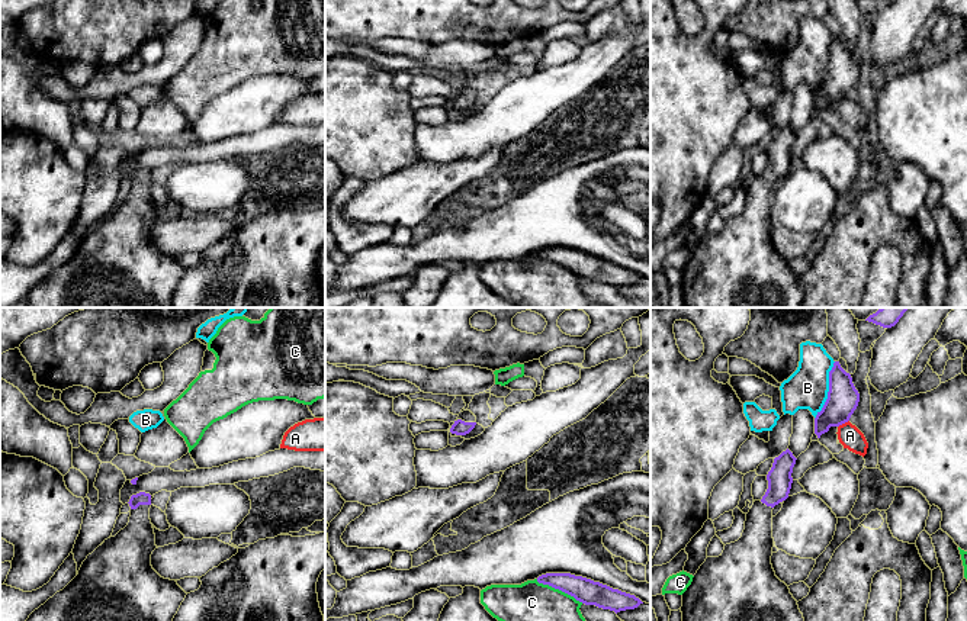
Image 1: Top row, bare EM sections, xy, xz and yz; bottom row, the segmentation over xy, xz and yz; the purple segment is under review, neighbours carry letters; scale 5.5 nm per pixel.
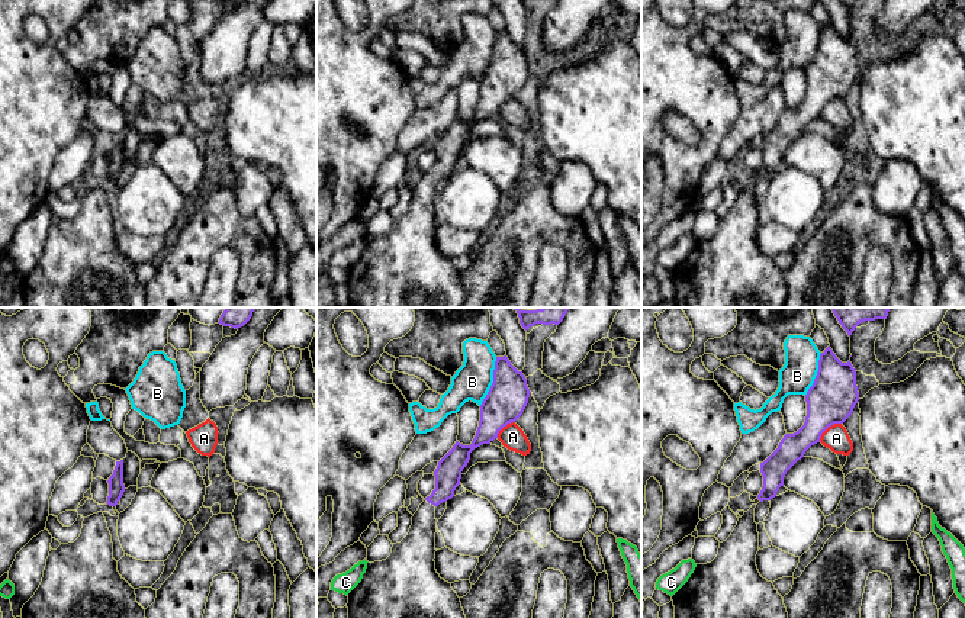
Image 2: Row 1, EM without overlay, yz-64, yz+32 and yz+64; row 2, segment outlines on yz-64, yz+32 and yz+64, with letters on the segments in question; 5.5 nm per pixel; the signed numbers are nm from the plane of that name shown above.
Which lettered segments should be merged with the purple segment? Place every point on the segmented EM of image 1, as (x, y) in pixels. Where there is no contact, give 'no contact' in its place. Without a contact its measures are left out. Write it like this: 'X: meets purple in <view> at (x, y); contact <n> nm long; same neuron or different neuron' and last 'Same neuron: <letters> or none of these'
A: meets purple in yz at (842, 422); contact 80 nm long; different neuron
B: meets purple in yz at (829, 391); contact 340 nm long; different neuron
C: meets purple in xz at (559, 589); contact 300 nm long; different neuron
Same neuron: none of these

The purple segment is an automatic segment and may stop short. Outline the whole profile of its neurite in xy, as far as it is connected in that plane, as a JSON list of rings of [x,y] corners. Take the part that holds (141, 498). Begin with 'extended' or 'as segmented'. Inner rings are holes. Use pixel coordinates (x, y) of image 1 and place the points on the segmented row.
extended; [[[139,492],[128,503],[128,525],[89,554],[78,575],[26,621],[173,621],[187,593],[151,566],[151,554],[158,548],[150,519],[151,495]]]

